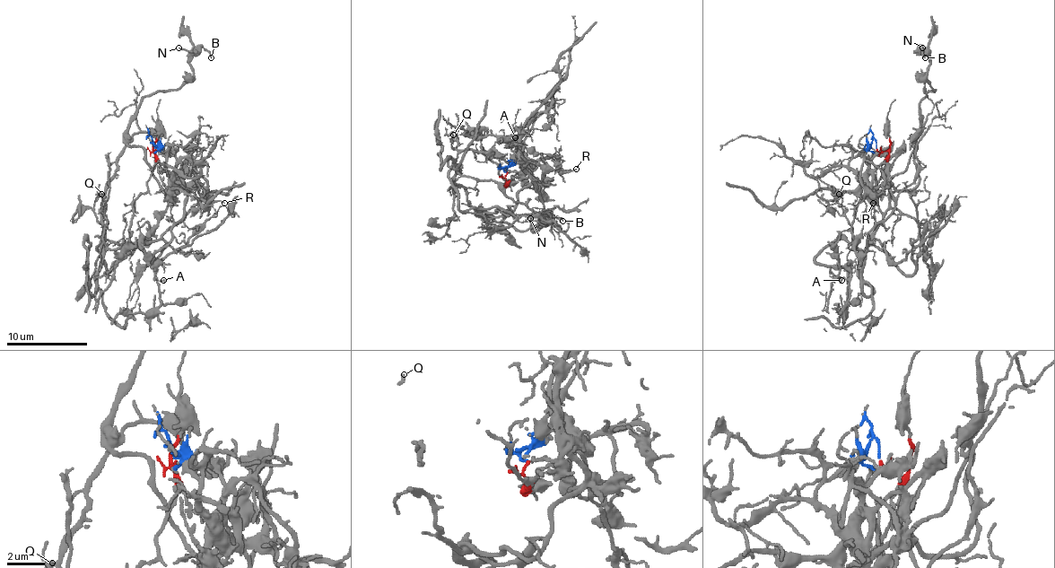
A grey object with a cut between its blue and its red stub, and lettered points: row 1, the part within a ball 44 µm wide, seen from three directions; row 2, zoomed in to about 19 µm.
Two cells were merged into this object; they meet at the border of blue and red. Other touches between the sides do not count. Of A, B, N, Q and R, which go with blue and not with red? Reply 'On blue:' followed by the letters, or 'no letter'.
On blue: B, N, R

